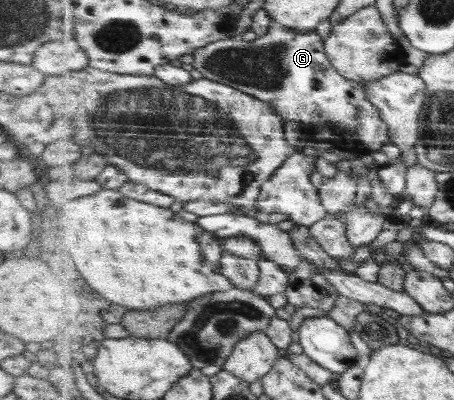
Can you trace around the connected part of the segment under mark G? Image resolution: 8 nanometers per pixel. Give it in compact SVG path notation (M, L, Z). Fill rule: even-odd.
M273 21L273 26L267 35L258 37L253 41L245 41L243 36L225 38L224 40L219 40L218 42L212 43L209 46L202 47L201 50L194 53L195 61L192 63L193 67L199 70L205 78L209 78L221 83L230 84L231 87L239 88L239 91L244 91L249 93L249 95L257 97L257 99L262 99L265 102L272 103L279 115L283 117L284 120L290 119L293 121L298 121L301 127L313 133L318 142L330 142L335 146L341 146L342 142L345 140L350 140L350 143L359 143L359 145L364 145L369 152L380 151L381 148L385 145L391 144L391 128L389 123L387 123L383 116L381 115L381 110L377 107L367 96L367 88L365 82L356 82L352 79L347 79L347 76L344 76L333 66L331 62L330 55L326 52L326 39L317 31L306 31L306 32L297 32L289 26L283 25L277 21Z

